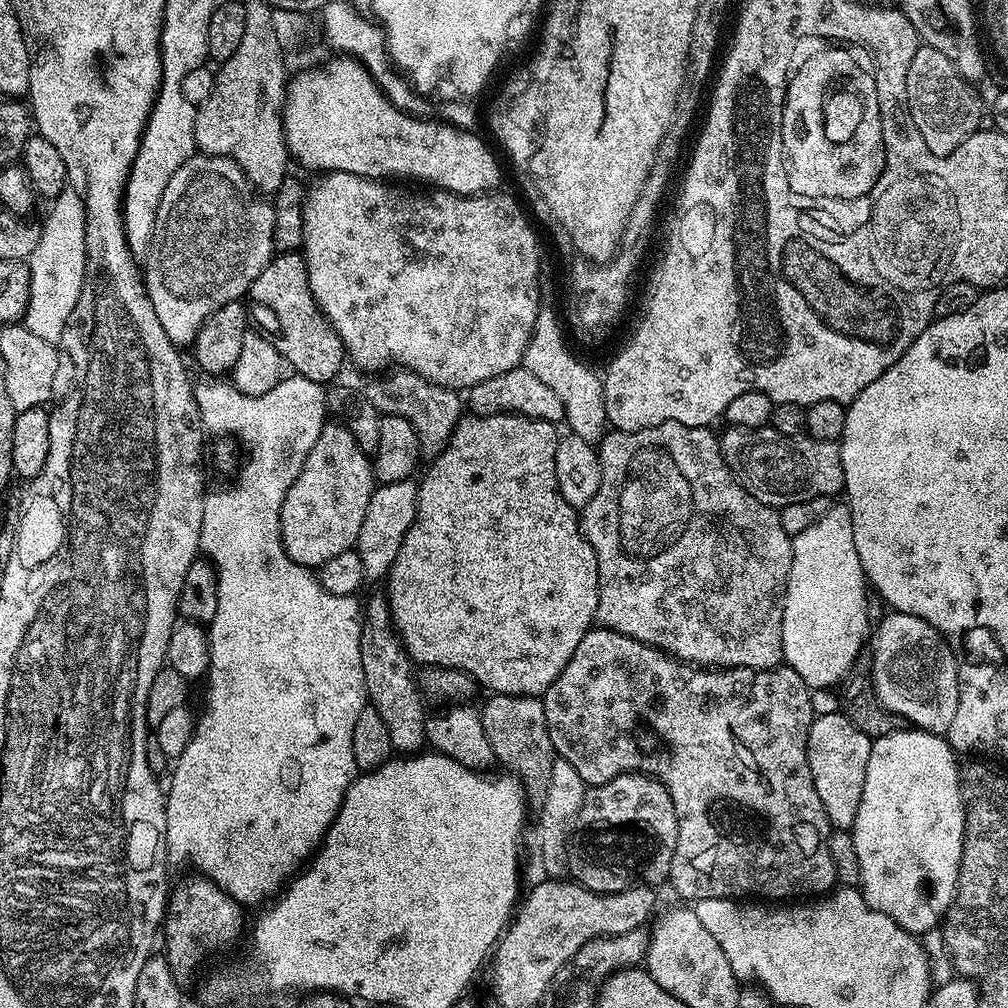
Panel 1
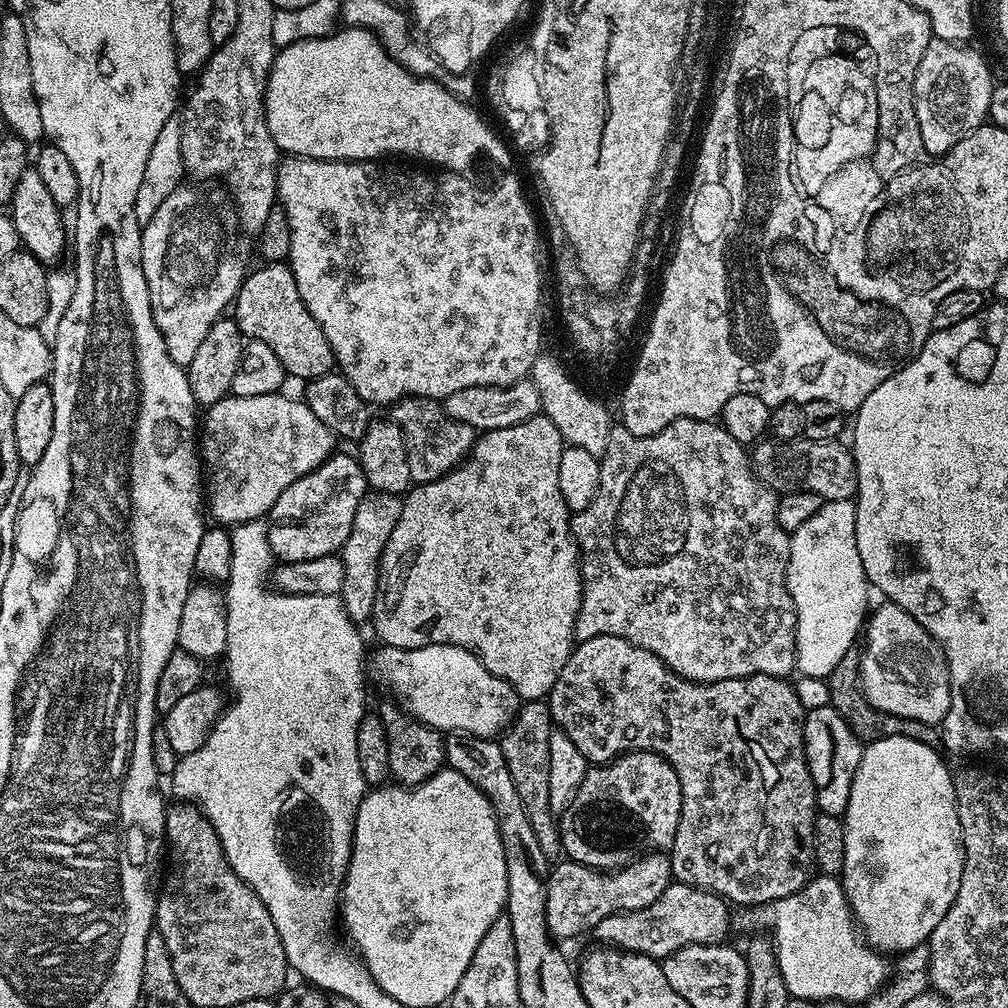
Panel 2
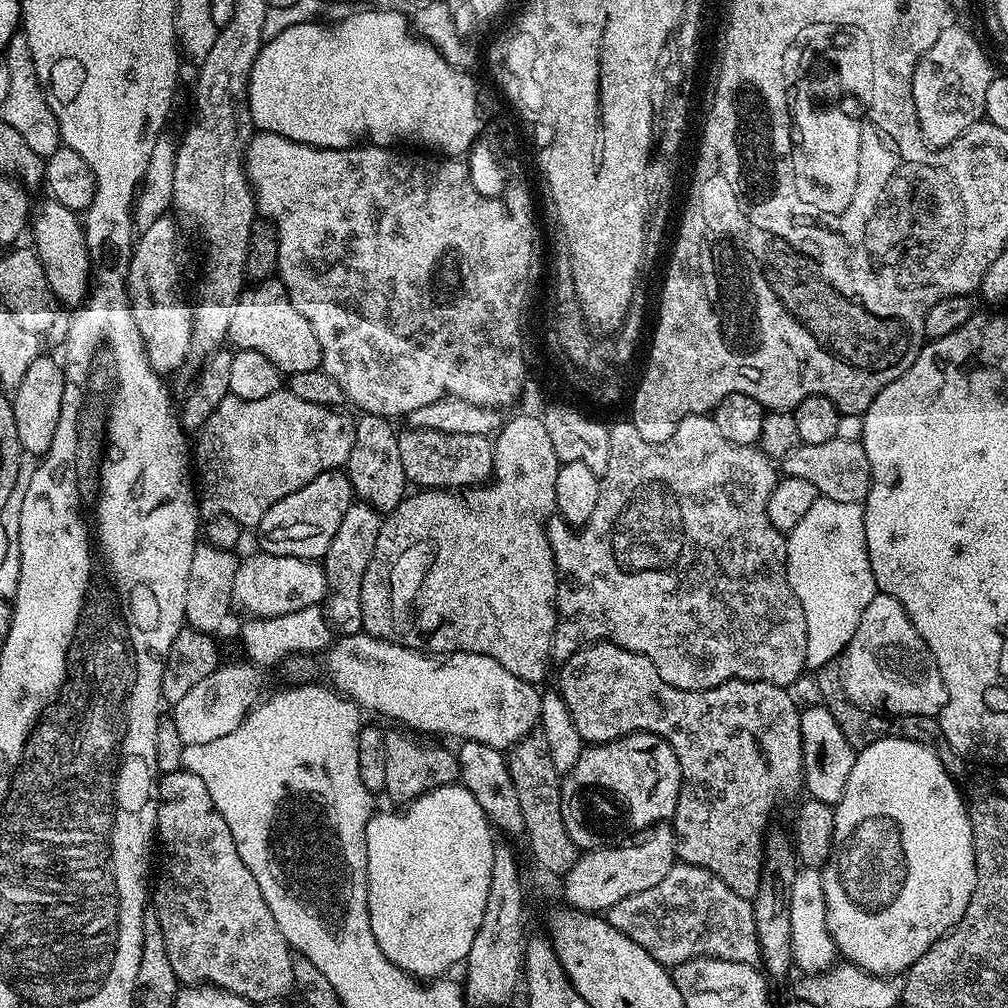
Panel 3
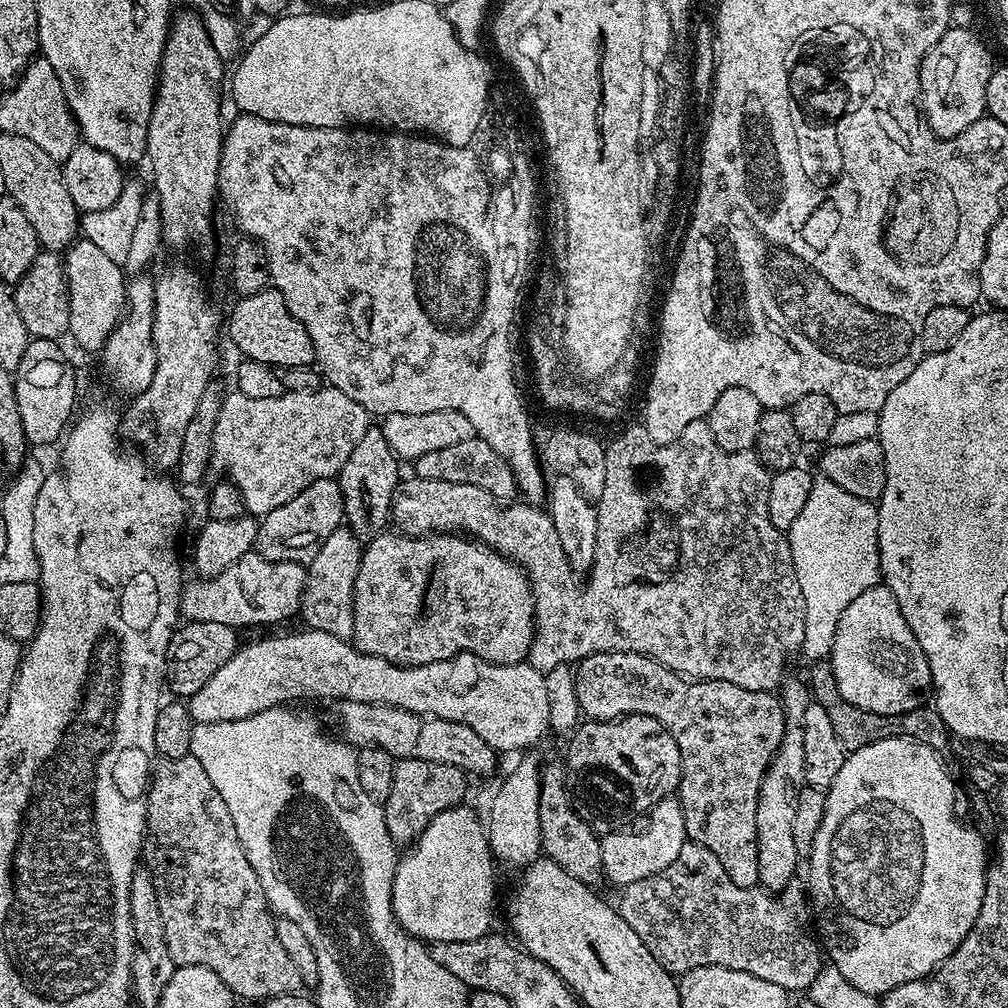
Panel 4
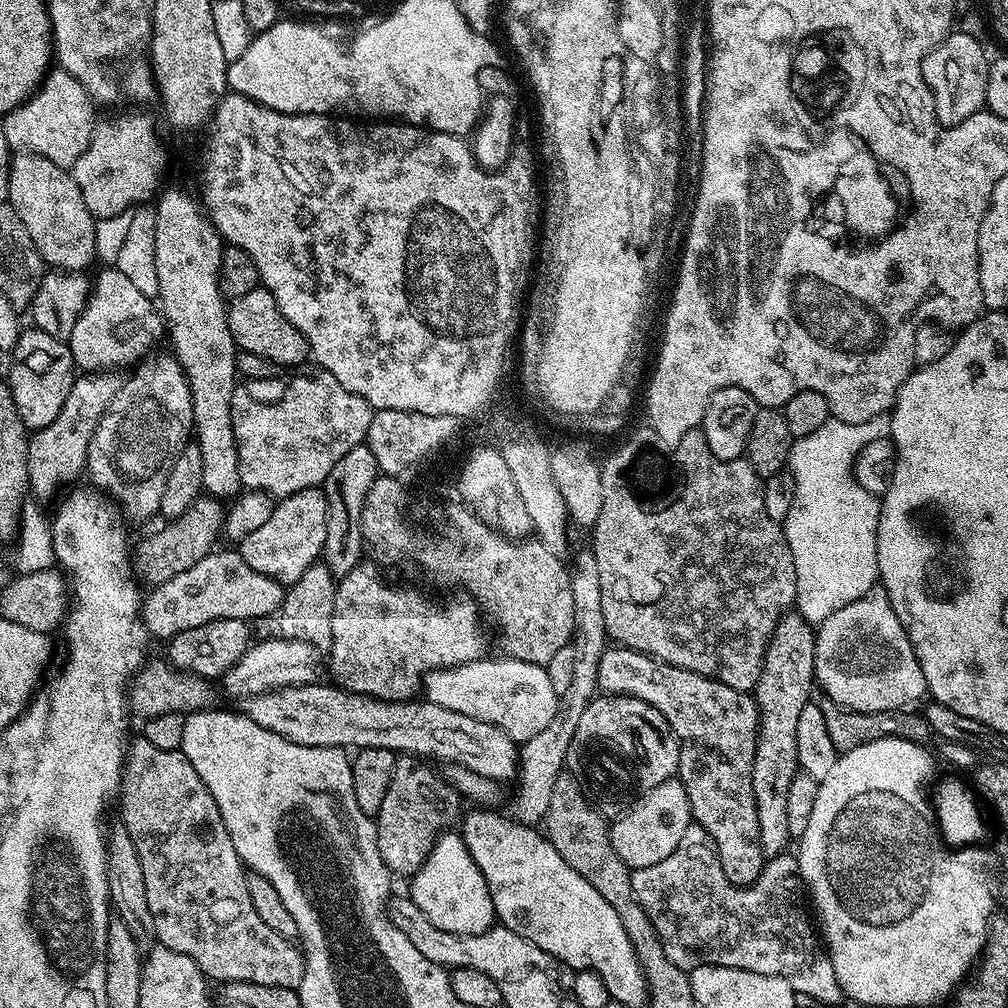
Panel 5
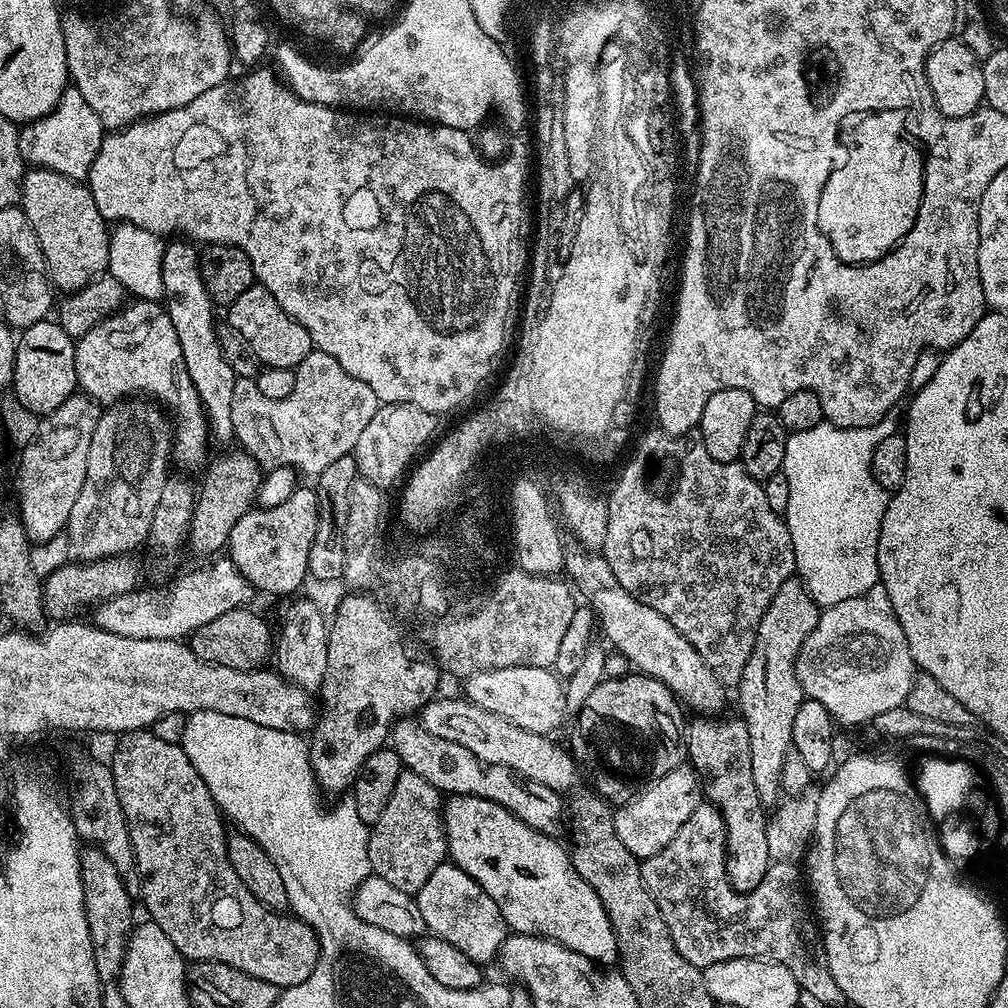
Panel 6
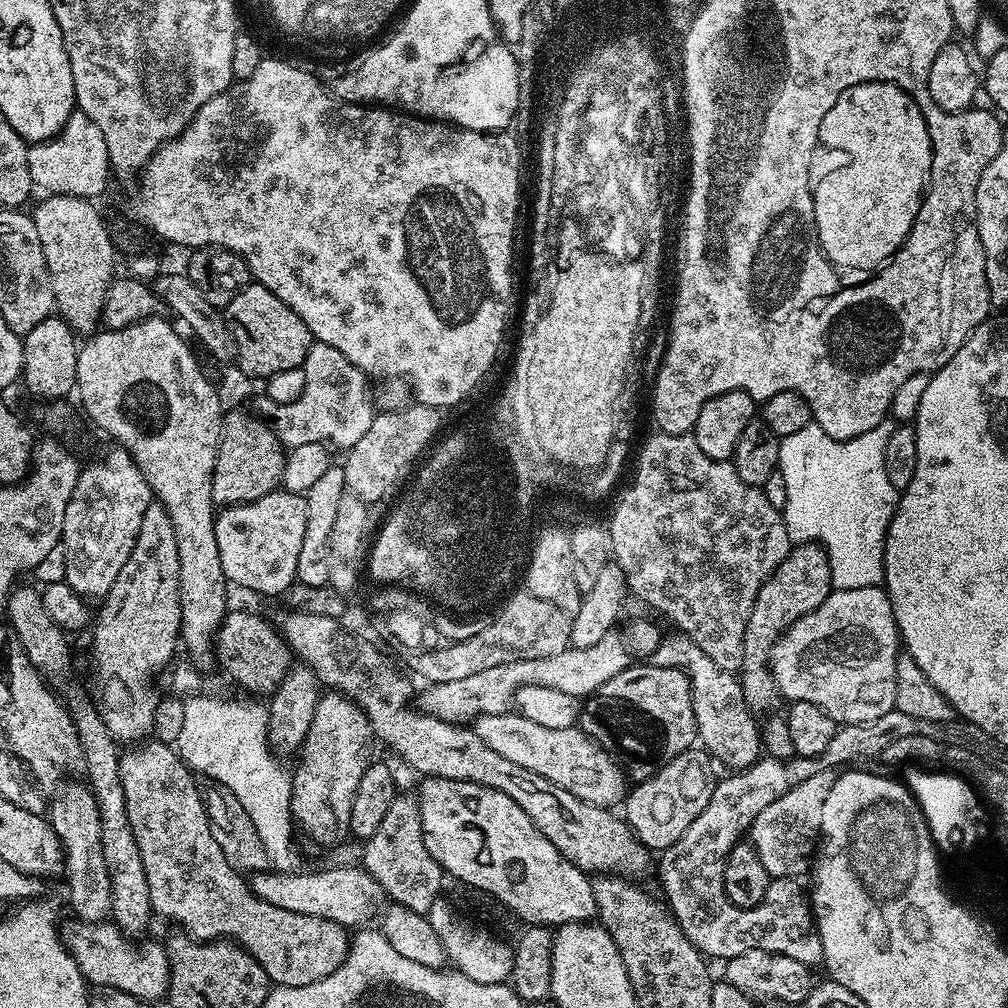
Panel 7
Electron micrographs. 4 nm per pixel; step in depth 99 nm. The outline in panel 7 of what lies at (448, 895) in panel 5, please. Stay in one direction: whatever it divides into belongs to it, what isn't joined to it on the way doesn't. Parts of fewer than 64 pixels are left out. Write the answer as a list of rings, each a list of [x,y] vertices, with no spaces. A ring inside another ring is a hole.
[[[446,898],[436,899],[434,906],[426,910],[426,915],[430,926],[434,926],[434,934],[438,934],[455,971],[483,984],[502,984],[511,977],[515,960],[511,943],[508,945],[506,941],[499,940],[490,929],[483,928],[480,924],[471,924],[470,921],[463,920],[459,910]]]

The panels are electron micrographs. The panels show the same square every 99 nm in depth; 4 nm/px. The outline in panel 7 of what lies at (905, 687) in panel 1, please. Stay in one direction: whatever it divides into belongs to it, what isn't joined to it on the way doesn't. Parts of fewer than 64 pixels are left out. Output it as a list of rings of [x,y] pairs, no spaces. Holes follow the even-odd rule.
[[[866,586],[862,590],[838,588],[829,594],[822,606],[818,606],[818,610],[798,618],[782,633],[770,654],[768,665],[785,701],[814,702],[814,706],[826,710],[839,726],[874,722],[874,718],[882,718],[882,714],[896,706],[896,659],[901,654],[900,632],[896,628],[890,598],[883,587]]]

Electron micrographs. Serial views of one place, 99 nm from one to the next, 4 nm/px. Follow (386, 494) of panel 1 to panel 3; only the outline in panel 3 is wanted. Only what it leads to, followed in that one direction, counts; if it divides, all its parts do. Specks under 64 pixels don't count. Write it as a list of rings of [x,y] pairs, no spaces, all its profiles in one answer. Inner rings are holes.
[[[354,502],[342,517],[342,526],[338,526],[338,534],[334,534],[334,542],[322,557],[322,565],[328,594],[324,597],[322,611],[331,631],[337,637],[361,635],[362,622],[362,578],[366,574],[366,566],[370,566],[370,558],[374,550],[374,542],[378,542],[378,530],[382,516],[376,509],[363,502]]]

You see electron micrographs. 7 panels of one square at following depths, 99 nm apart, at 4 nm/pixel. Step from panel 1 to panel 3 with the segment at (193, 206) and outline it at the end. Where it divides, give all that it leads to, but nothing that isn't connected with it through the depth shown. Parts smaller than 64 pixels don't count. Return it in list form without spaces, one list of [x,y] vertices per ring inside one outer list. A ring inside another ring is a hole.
[[[171,215],[151,221],[135,241],[128,263],[126,283],[128,303],[132,306],[134,322],[140,331],[148,362],[158,374],[176,372],[192,344],[192,320],[188,308],[176,293],[176,224]]]

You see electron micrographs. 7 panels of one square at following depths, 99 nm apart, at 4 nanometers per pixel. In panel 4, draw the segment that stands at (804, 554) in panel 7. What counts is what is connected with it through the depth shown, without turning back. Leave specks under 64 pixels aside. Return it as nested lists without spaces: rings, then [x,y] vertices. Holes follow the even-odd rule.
[[[785,679],[782,684],[780,705],[784,708],[784,733],[782,742],[764,772],[762,786],[756,799],[756,845],[758,846],[759,887],[773,894],[783,893],[784,888],[793,883],[796,863],[802,855],[794,844],[793,823],[797,813],[799,792],[805,786],[806,741],[802,738],[802,718],[810,703],[810,693],[803,679]]]

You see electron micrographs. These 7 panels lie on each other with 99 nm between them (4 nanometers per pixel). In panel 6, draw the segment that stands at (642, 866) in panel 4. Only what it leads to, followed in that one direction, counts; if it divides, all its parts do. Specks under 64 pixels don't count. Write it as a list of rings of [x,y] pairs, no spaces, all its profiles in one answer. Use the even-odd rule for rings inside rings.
[[[681,766],[670,770],[670,774],[662,774],[653,784],[647,784],[630,802],[619,805],[612,813],[616,837],[637,858],[653,856],[678,834],[682,822],[694,814],[694,810],[702,802],[702,789],[696,771],[690,766]]]

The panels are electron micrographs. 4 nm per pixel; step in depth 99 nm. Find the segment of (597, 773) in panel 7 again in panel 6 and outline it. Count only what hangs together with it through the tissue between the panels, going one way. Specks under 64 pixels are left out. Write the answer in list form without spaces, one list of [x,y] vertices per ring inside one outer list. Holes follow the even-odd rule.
[[[441,695],[432,700],[425,708],[419,709],[420,725],[434,738],[446,738],[446,742],[458,742],[458,746],[466,746],[470,754],[478,757],[483,764],[506,766],[523,776],[525,780],[533,780],[555,792],[568,794],[582,777],[582,769],[576,763],[576,757],[567,747],[552,741],[551,735],[534,734],[530,730],[522,730],[522,726],[514,726],[506,718],[498,714],[490,714],[482,706],[474,706],[466,698],[455,700],[452,696]]]

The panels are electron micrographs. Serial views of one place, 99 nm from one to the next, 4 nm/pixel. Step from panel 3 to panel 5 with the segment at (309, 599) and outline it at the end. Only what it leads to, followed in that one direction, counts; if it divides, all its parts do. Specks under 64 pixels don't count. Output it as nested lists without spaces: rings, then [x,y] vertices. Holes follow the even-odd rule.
[[[213,550],[202,562],[190,566],[190,570],[182,570],[170,582],[162,582],[147,593],[142,604],[144,625],[153,637],[161,636],[164,642],[173,636],[182,634],[182,630],[194,630],[194,626],[202,626],[206,622],[238,618],[255,622],[263,616],[275,617],[284,601],[285,585],[266,574],[258,574],[258,570],[246,566],[239,551],[220,552]]]

